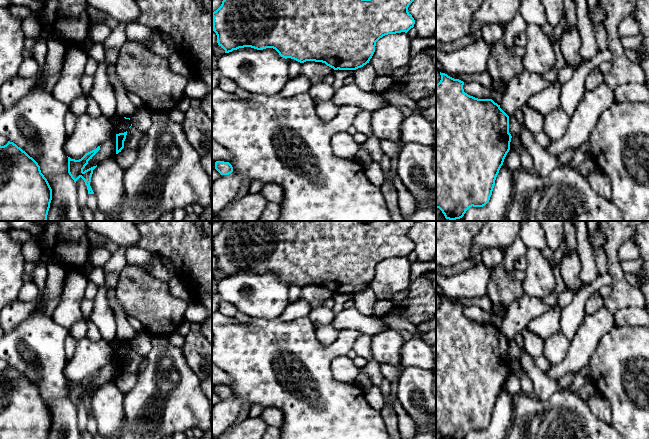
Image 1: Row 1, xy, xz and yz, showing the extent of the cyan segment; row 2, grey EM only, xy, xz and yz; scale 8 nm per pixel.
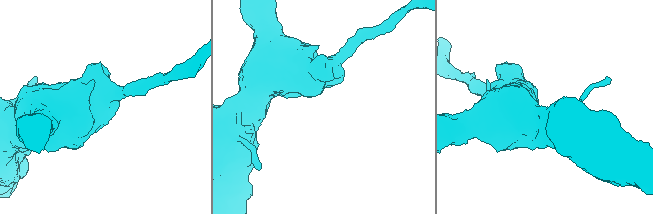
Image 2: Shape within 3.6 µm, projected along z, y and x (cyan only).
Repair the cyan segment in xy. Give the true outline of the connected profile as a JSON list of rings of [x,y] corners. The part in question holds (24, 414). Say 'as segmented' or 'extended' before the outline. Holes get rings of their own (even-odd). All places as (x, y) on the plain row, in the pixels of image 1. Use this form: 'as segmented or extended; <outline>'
as segmented; [[[13,366],[0,369],[0,439],[48,439],[52,413],[38,387]]]

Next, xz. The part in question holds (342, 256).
as segmented; [[[225,221],[221,230],[212,237],[213,255],[217,259],[217,267],[225,277],[239,272],[251,271],[257,274],[266,272],[275,273],[285,283],[291,282],[300,287],[315,285],[325,287],[334,294],[356,294],[369,287],[375,276],[376,266],[385,259],[405,256],[414,251],[415,244],[408,236],[409,229],[416,221],[371,221],[362,223],[360,221]]]

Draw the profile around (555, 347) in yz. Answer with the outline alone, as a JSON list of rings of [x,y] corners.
[[[562,332],[544,340],[544,356],[552,364],[561,362],[565,358],[568,348],[569,340]]]

